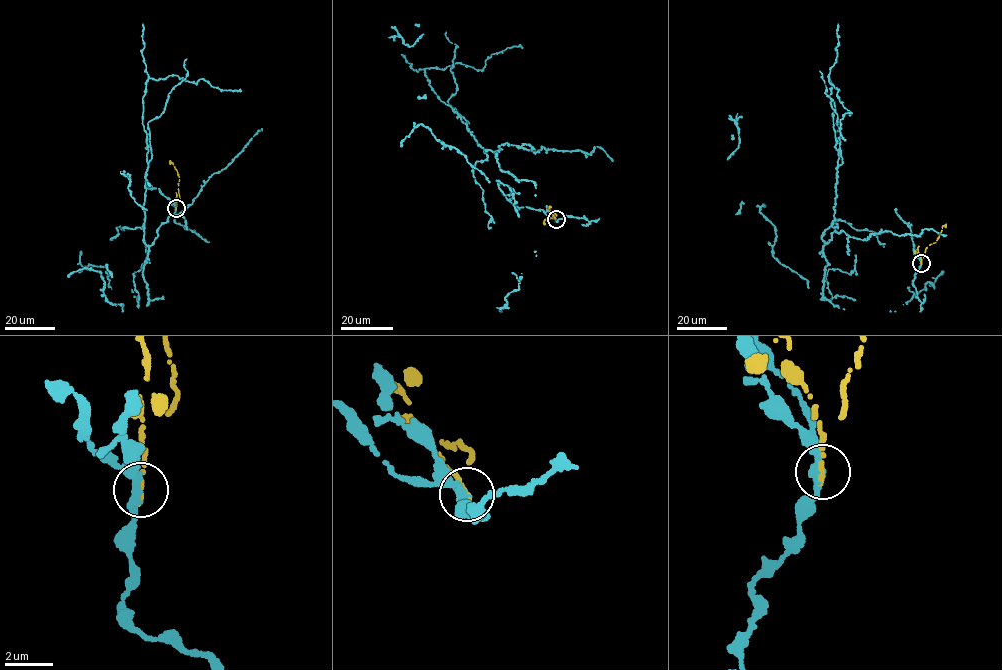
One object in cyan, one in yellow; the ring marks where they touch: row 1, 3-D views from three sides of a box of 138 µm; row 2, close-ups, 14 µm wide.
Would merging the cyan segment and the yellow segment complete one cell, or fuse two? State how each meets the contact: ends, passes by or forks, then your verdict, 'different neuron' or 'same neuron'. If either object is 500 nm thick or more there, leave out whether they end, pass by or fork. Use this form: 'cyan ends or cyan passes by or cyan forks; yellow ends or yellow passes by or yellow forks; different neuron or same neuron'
cyan passes by; yellow ends; different neuron

